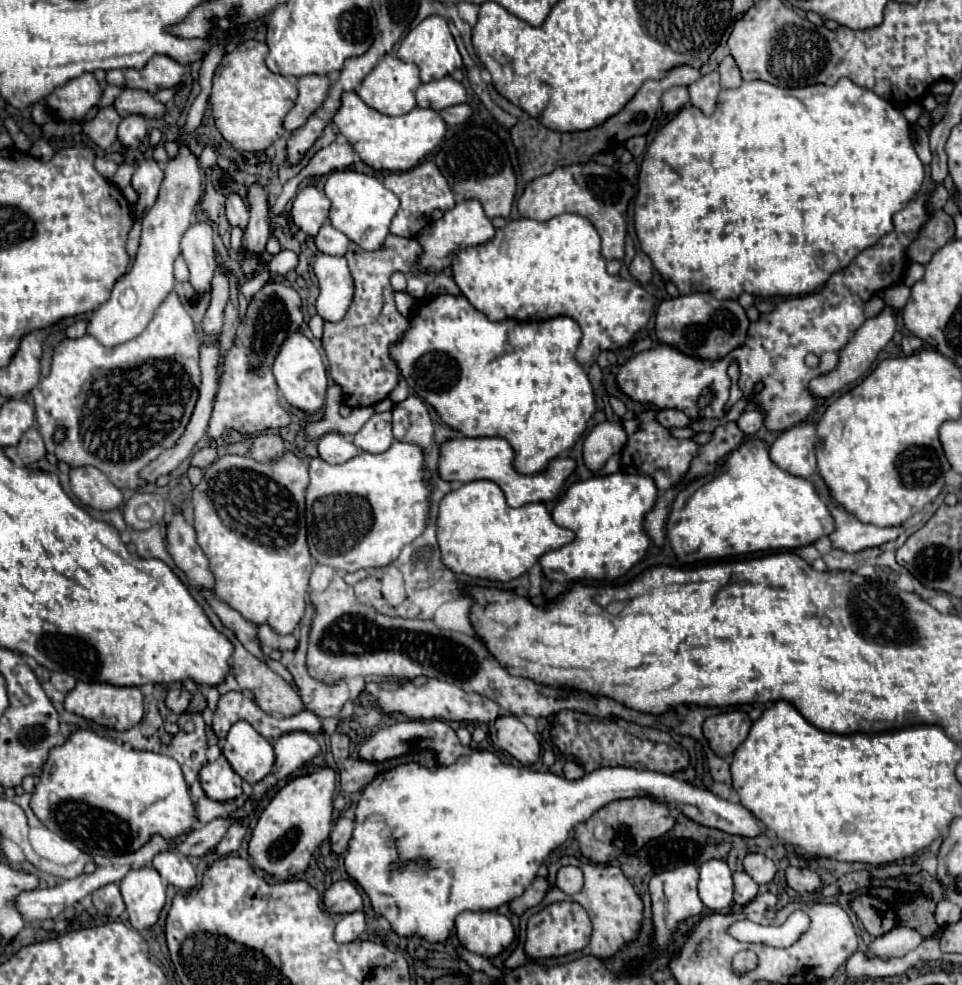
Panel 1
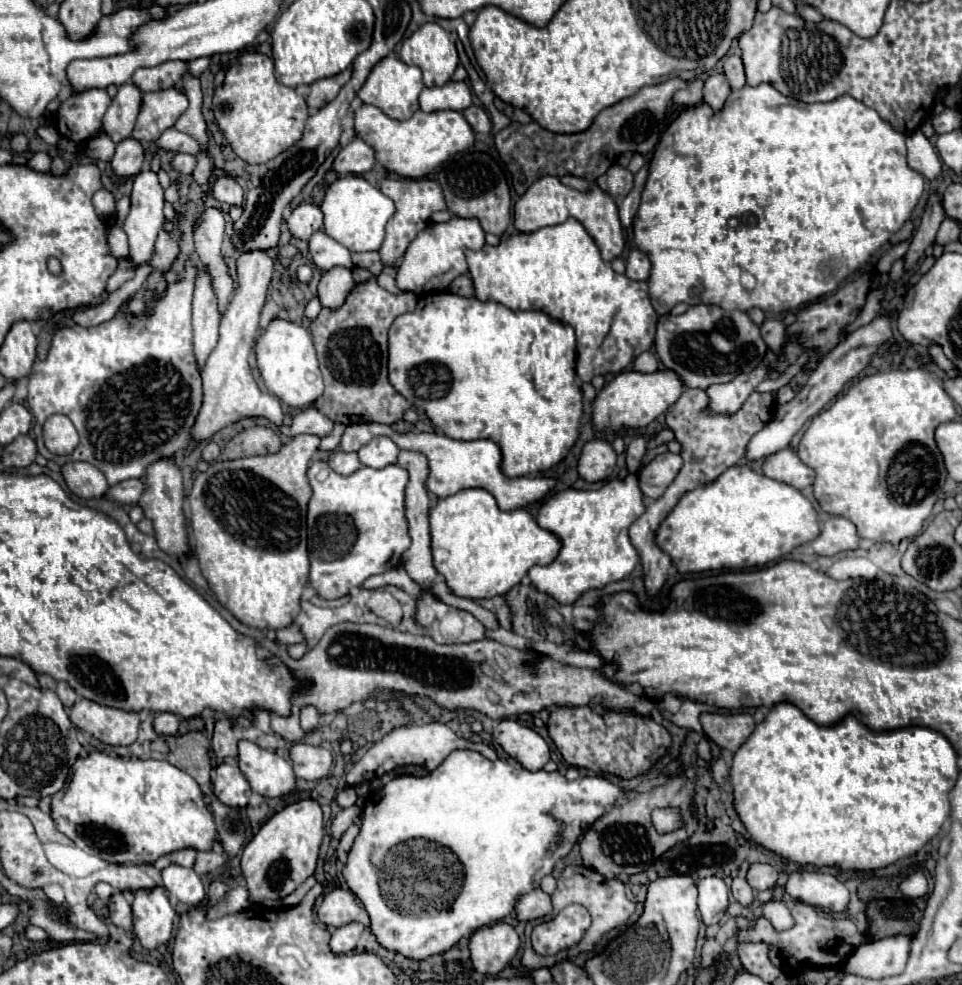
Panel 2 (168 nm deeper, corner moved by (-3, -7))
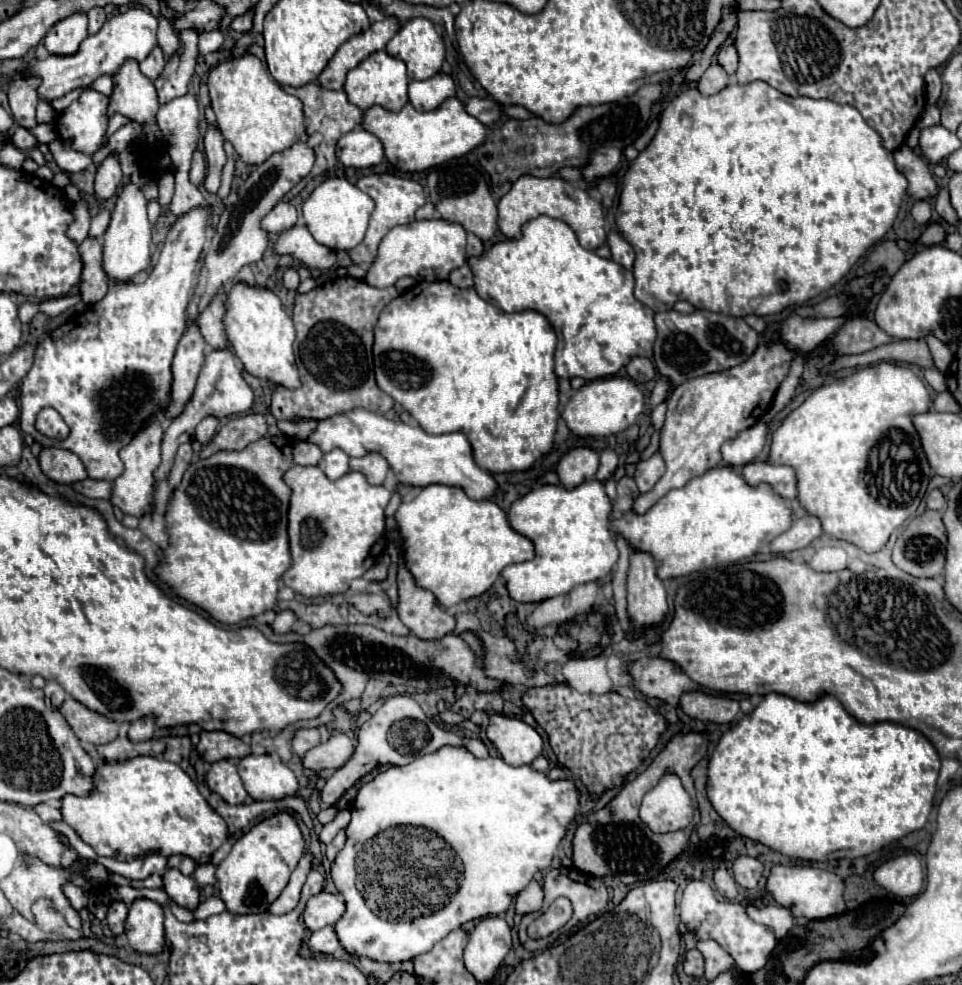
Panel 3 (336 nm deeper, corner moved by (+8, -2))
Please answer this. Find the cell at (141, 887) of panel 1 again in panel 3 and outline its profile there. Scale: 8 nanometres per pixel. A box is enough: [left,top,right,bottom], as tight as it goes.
[126,899,164,953]

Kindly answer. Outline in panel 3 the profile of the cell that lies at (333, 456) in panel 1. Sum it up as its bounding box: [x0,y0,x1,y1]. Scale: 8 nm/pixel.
[318,449,350,479]

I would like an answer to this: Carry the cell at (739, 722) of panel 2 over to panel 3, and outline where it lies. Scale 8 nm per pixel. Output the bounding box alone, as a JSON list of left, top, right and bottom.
[680,693,740,725]

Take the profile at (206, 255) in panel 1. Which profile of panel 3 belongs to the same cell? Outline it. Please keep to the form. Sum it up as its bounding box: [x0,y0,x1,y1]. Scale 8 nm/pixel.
[166,321,206,417]

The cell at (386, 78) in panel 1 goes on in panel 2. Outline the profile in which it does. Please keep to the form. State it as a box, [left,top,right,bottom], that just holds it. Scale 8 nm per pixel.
[357,56,423,120]

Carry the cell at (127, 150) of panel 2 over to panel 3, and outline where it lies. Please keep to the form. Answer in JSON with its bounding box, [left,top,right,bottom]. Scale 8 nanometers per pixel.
[94,155,122,199]

